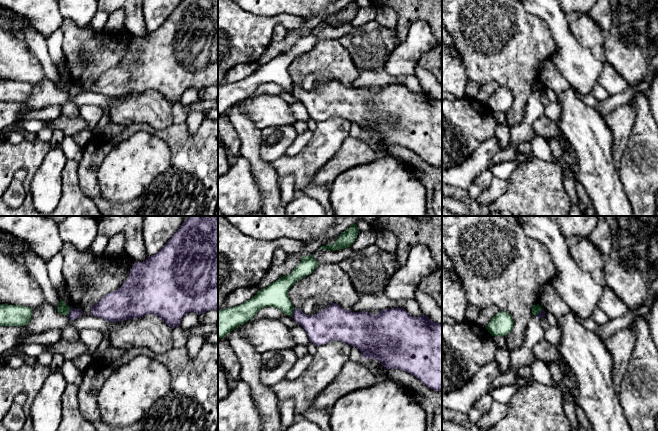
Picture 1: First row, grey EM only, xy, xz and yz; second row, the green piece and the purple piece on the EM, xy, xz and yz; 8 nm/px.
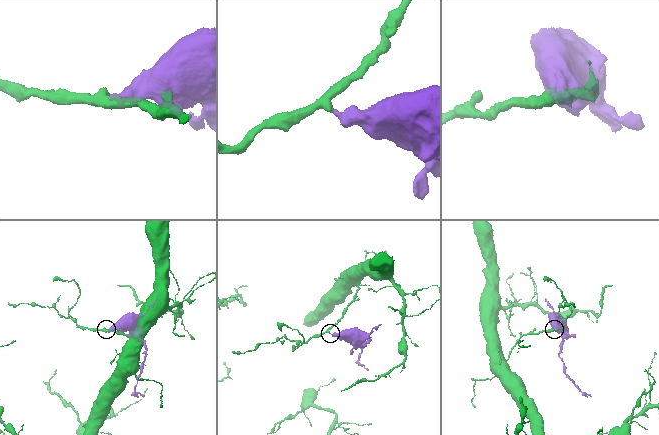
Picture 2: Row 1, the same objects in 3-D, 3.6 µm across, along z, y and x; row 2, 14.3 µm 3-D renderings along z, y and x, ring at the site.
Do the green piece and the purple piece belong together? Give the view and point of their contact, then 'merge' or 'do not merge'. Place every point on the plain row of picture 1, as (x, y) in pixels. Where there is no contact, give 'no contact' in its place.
meets green in xy at (69, 87); do not merge

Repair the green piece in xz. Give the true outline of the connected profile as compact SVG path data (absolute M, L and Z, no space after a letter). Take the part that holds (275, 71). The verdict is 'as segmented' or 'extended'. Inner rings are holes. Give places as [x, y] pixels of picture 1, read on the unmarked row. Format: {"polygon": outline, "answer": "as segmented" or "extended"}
{"polygon": "M312 30L302 33L301 38L290 50L259 66L253 74L235 83L218 87L218 116L253 95L264 83L277 84L292 93L295 84L289 75L288 67L296 57L310 51L318 41Z", "answer": "as segmented"}

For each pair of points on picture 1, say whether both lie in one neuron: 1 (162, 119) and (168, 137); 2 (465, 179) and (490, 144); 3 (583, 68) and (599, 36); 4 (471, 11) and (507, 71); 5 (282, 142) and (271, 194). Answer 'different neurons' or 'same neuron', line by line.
1: different neurons
2: same neuron
3: different neurons
4: same neuron
5: different neurons

